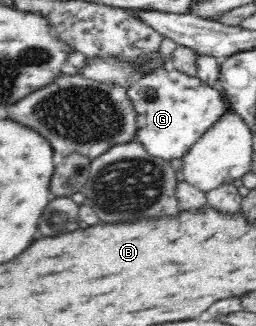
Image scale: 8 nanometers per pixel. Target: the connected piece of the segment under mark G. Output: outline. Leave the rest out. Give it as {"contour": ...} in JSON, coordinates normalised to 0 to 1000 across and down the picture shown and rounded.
{"contour":[[[668,206],[613,212],[496,270],[516,340],[531,344],[527,429],[594,482],[641,494],[711,488],[895,334],[859,270],[805,261],[773,233],[738,233]]]}

